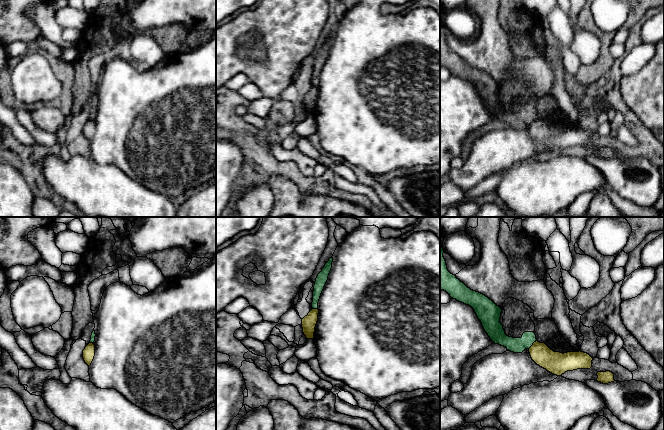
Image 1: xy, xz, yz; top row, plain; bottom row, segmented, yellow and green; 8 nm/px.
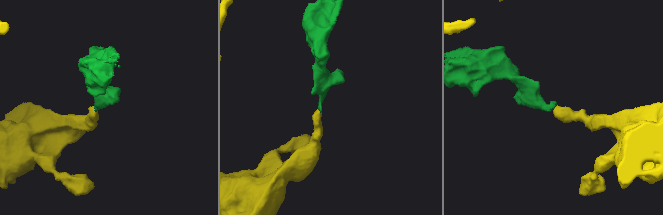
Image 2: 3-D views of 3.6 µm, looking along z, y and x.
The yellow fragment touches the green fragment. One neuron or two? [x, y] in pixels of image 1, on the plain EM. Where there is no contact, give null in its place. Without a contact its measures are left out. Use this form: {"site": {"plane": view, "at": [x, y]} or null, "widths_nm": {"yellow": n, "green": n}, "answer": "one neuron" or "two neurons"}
{"site": {"plane": "yz", "at": [533, 120]}, "widths_nm": {"yellow": 180, "green": 130}, "answer": "two neurons"}

